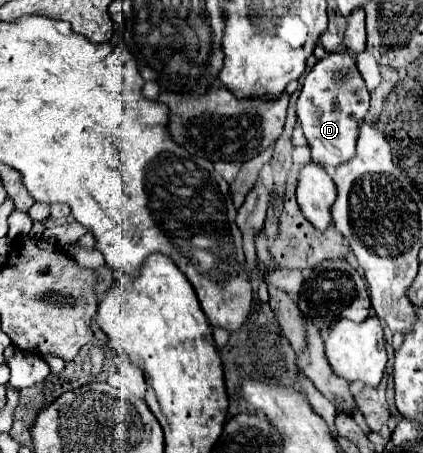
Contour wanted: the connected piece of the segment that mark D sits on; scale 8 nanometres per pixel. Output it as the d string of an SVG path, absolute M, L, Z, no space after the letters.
M337 52L321 58L305 76L297 98L297 118L311 148L311 160L323 168L337 168L355 156L355 140L359 138L359 122L369 110L369 92L357 72L351 54Z

